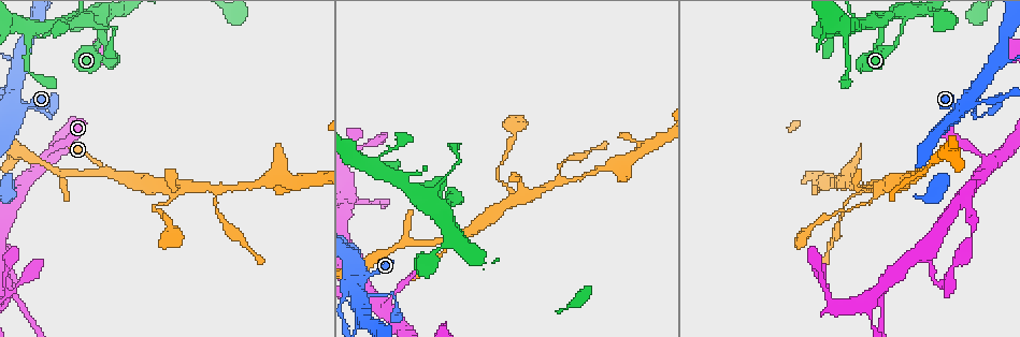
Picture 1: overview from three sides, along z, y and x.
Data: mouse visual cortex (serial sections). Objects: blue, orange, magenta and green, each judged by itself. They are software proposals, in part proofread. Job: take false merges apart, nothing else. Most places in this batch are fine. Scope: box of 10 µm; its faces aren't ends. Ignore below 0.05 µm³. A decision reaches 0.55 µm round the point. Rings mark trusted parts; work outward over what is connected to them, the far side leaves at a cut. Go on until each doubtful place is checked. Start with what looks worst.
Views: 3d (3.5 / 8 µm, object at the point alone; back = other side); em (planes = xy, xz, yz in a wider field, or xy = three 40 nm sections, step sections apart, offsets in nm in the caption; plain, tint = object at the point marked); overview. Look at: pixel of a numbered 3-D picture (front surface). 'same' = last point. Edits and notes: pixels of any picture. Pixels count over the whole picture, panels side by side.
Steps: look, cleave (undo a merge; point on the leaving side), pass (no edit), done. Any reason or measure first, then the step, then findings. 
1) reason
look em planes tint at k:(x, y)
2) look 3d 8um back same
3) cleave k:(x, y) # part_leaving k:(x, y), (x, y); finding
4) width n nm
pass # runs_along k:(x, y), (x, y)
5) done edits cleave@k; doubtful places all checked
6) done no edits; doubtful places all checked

three arms meet
look 3d 3.5um at 1:(360, 148)

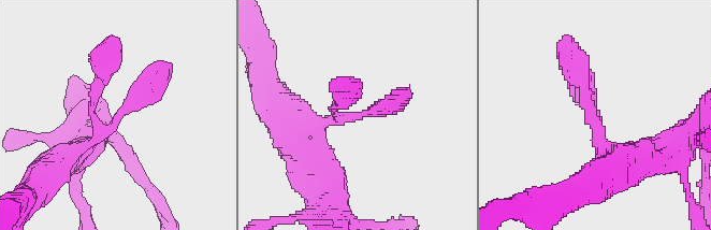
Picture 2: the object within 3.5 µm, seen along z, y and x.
arms 3; arm_widths 150, 200, 250 nm
look em xy step 3 tint at 2:(595, 122)

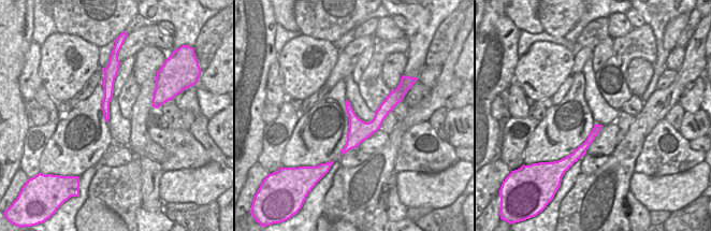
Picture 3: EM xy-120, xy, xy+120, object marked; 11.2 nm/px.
pass # runs_along 3:(394, 96), (380, 116), (347, 147); one cell here

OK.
arms part here
look 3d 3.5um at 1:(107, 171)

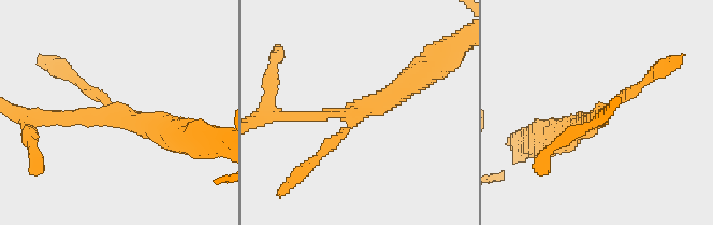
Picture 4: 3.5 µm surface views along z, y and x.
pass # runs_along 4:(309, 164), (368, 106), (411, 81); one cell here

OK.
thin arm on a thick one
look 3d 3.5um at 1:(881, 187)

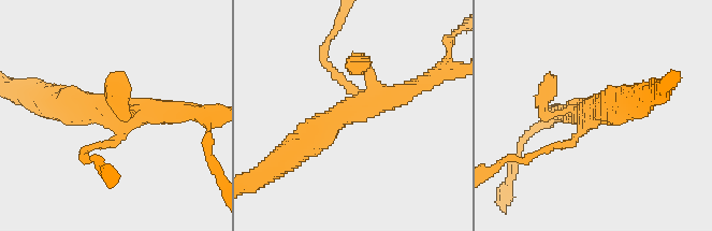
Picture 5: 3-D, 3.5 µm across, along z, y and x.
look em xy step 3 tint at 5:(591, 112)

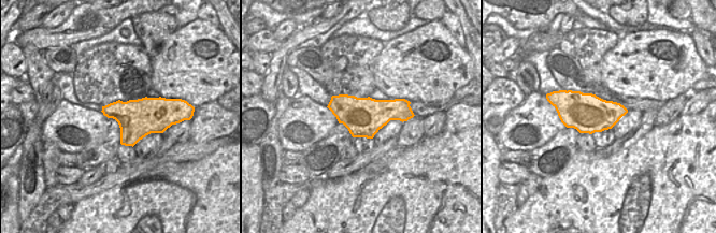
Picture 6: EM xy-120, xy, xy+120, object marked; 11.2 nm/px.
pass # runs_along 5:(298, 147), (340, 115), (426, 82); continuous, no second cell

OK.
three-way junction
look 3d 3.5um at 1:(217, 190)

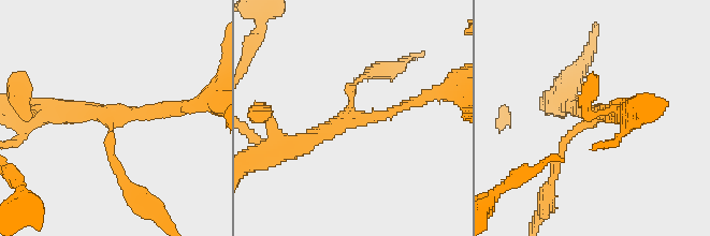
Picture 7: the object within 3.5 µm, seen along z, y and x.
look em xy step 3 tint at 7:(353, 120)

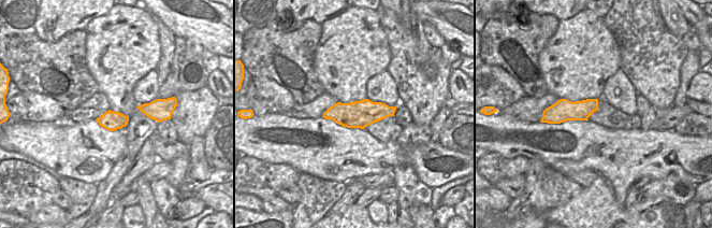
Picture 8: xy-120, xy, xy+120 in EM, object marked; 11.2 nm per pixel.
pass # runs_along 7:(285, 147), (420, 98); continuous, no second cell

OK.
done no edits; doubtful places all checked

